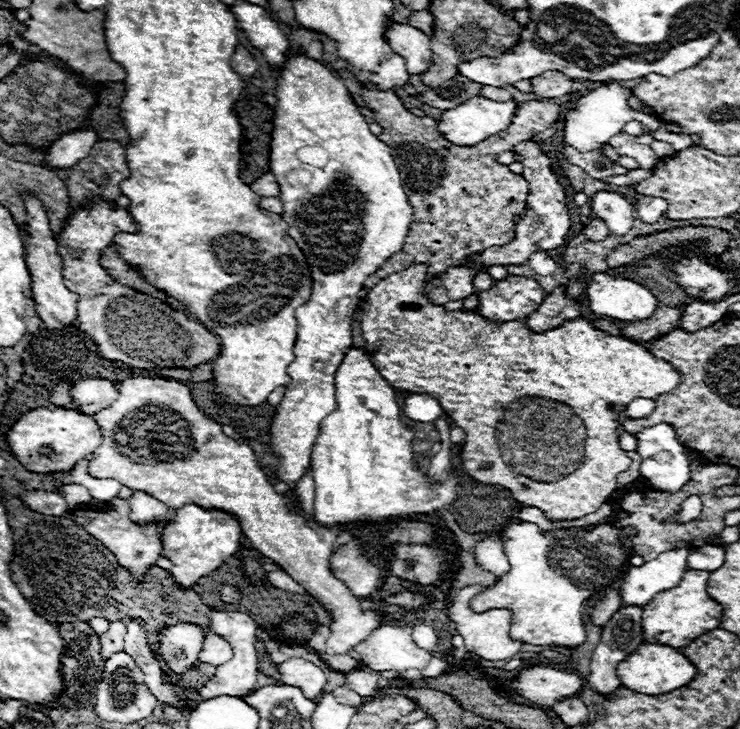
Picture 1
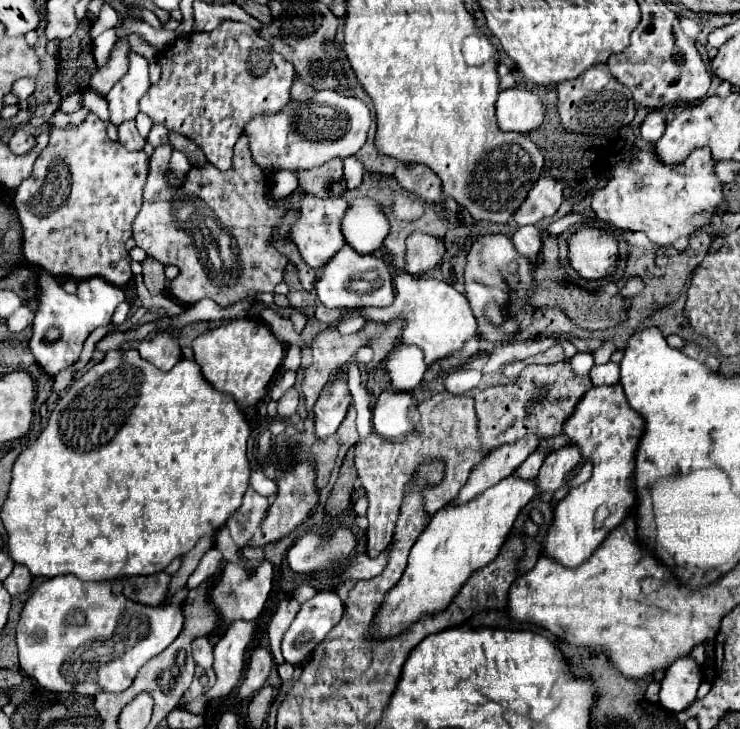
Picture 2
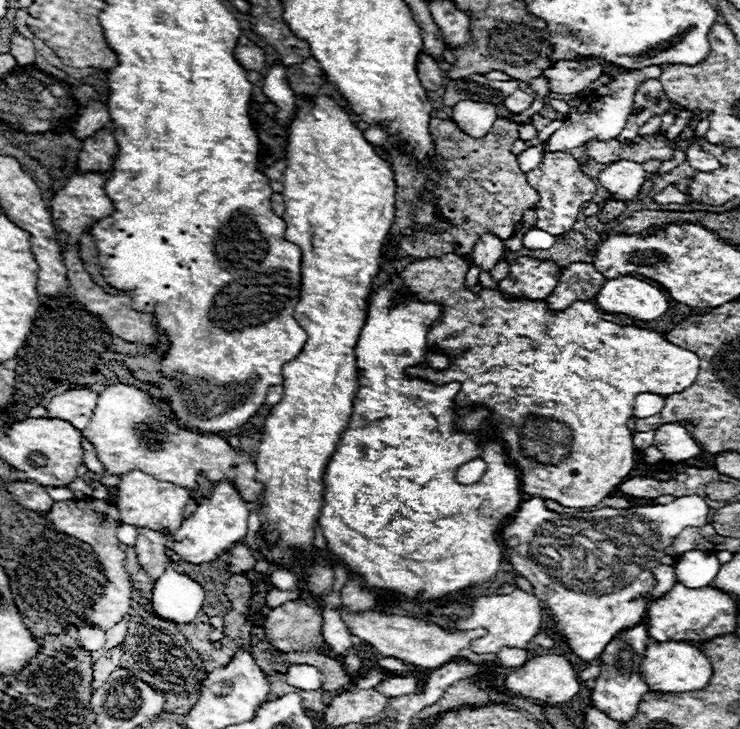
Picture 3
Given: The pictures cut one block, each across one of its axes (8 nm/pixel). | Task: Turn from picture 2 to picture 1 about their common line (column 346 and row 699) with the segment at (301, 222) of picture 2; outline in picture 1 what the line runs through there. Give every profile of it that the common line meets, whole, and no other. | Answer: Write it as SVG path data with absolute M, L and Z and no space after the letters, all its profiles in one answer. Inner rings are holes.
M212 610L210 612L210 632L222 636L234 650L234 656L230 662L216 666L216 674L210 682L204 684L204 688L200 690L202 700L208 698L216 698L216 696L248 696L250 692L254 692L256 688L256 676L258 676L258 656L256 656L256 632L258 632L258 624L242 612L220 612L220 610Z

